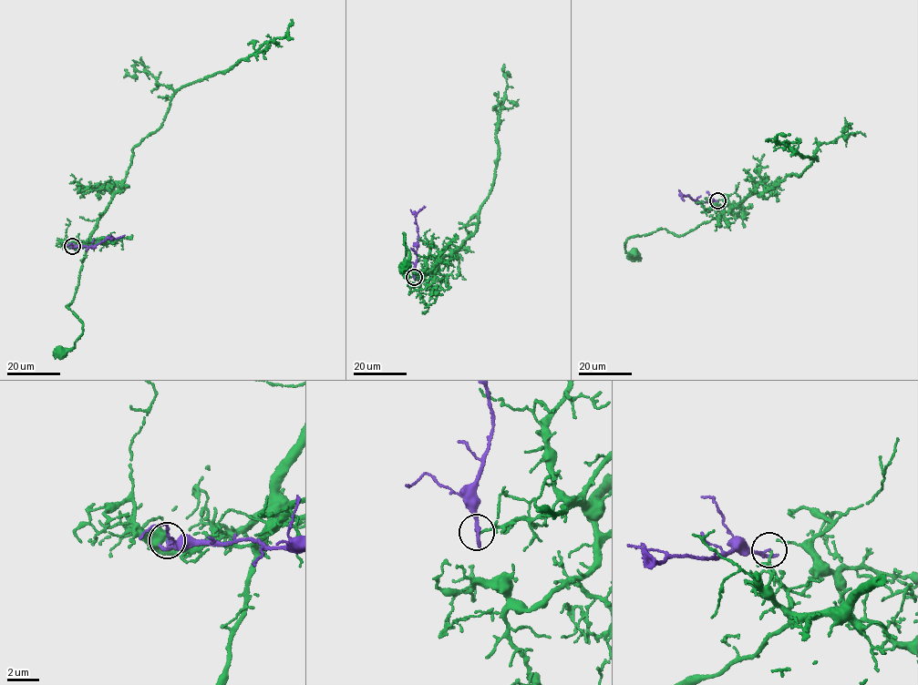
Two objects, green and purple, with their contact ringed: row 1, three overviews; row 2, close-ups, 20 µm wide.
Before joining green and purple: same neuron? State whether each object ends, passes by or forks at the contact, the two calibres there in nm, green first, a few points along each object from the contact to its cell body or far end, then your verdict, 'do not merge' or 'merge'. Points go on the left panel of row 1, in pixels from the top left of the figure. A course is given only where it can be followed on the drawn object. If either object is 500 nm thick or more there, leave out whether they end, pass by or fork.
green ends; purple passes by; calibres 110 and 180 nm; course green (72, 246), (86, 249), (73, 301), (67, 306), (83, 326), (74, 347), (60, 353); course purple (72, 246), (89, 248), (107, 238), (124, 235); do not merge

